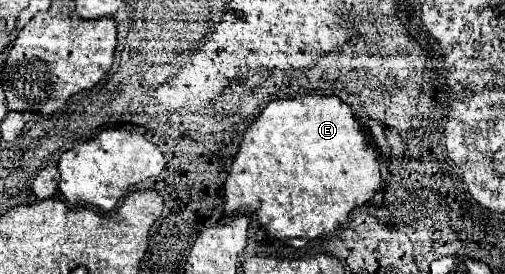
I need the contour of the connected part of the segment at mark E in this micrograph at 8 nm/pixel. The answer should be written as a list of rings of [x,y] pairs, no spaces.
[[[303,94],[303,96],[295,96],[295,98],[277,98],[277,100],[271,100],[263,108],[263,112],[245,130],[245,134],[241,138],[241,144],[239,144],[239,150],[237,150],[237,154],[233,158],[235,158],[235,168],[233,168],[233,172],[229,172],[229,176],[225,180],[225,186],[223,186],[223,214],[231,214],[237,208],[249,206],[249,208],[253,208],[257,212],[259,222],[267,230],[267,234],[271,234],[272,237],[294,248],[303,248],[309,240],[319,238],[321,234],[327,234],[327,232],[335,230],[337,226],[341,226],[347,220],[347,214],[355,206],[361,206],[361,204],[369,202],[375,196],[375,192],[379,192],[383,188],[383,178],[381,178],[381,172],[379,172],[377,152],[375,152],[375,148],[371,148],[367,144],[367,140],[363,136],[363,130],[361,130],[359,122],[353,116],[351,106],[345,104],[345,102],[341,102],[337,96]]]

